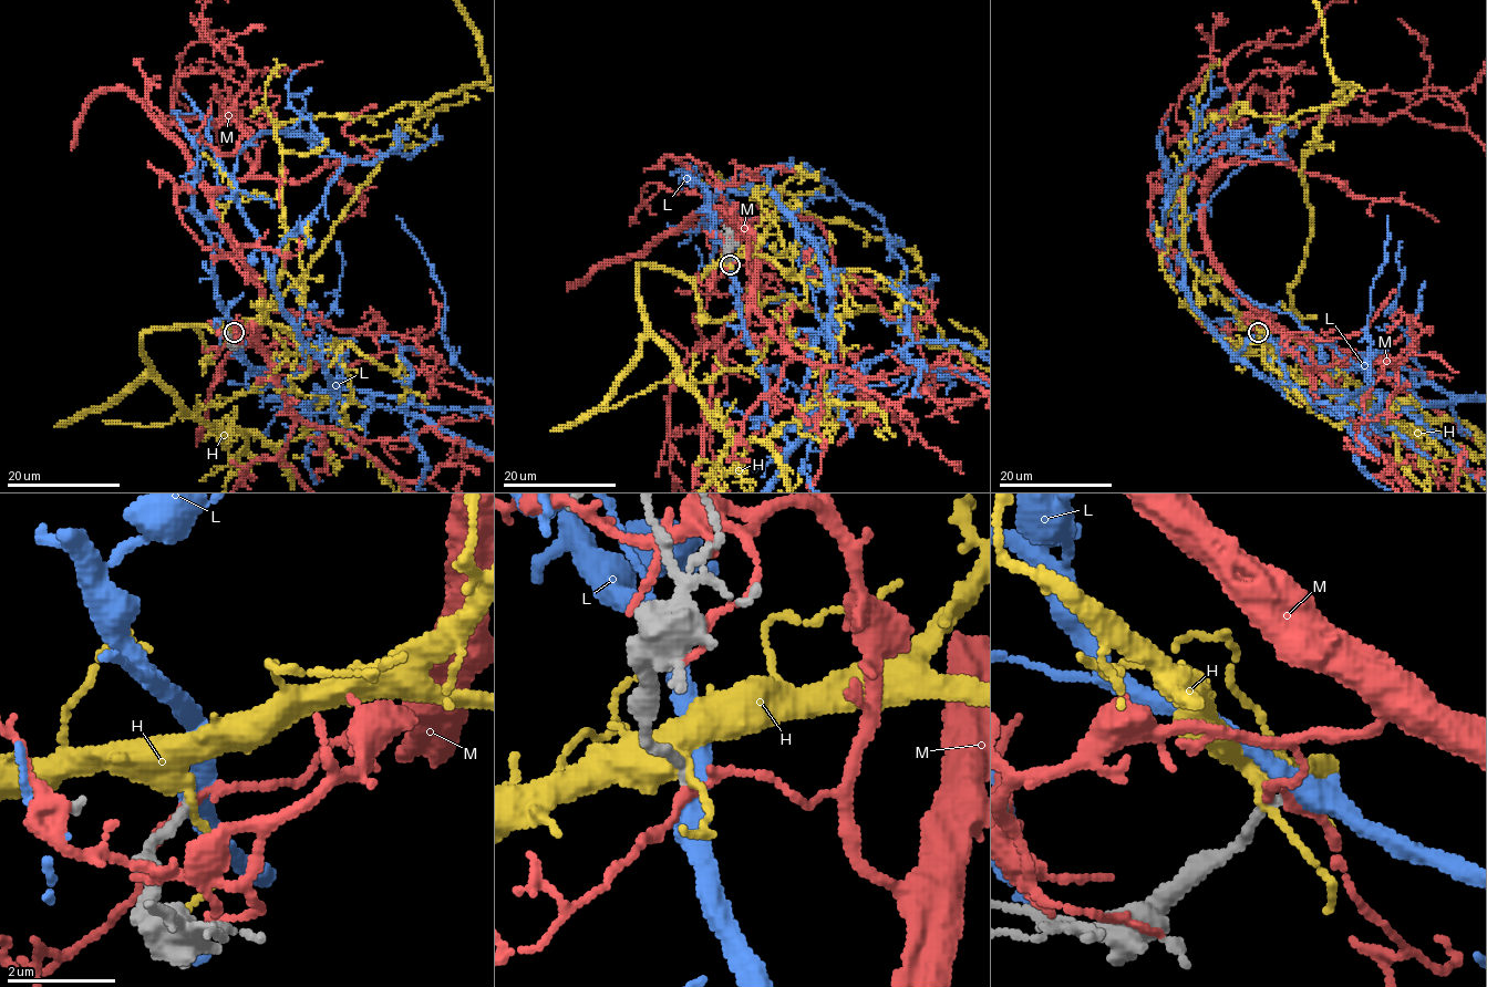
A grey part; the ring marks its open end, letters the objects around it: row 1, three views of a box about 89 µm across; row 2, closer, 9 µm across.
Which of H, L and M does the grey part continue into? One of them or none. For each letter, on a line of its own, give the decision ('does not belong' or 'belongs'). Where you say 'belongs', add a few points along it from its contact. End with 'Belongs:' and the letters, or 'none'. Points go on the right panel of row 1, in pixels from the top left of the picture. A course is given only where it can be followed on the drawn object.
H: does not belong
L: belongs
M: does not belong
Belongs: L

